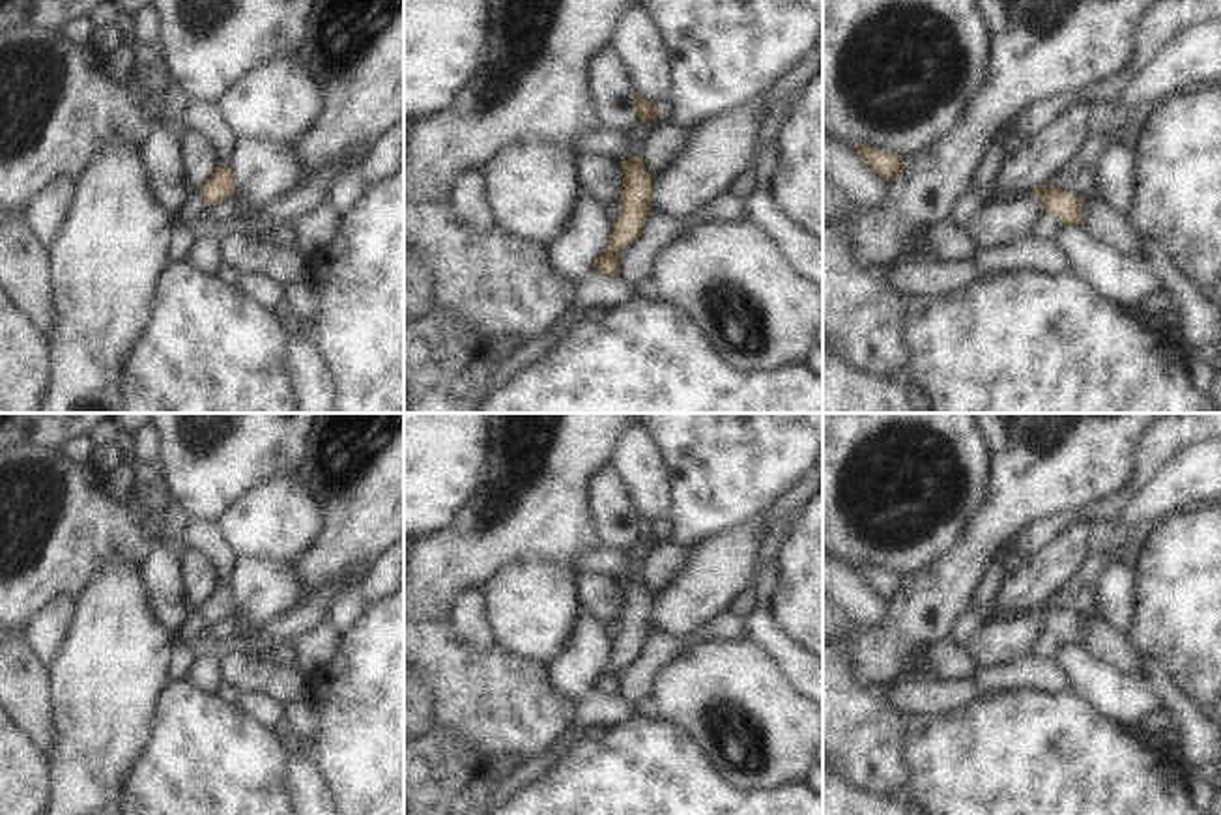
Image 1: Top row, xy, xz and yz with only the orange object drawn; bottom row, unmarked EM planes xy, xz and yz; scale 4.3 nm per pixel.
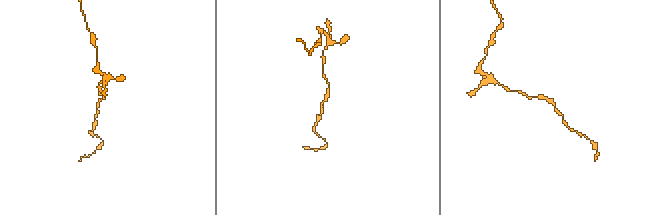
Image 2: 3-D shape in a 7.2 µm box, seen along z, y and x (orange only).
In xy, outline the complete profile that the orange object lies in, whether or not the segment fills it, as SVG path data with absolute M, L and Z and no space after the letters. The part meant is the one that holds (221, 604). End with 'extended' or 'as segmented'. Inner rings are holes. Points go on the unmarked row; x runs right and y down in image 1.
M228 583L217 585L208 602L200 608L200 615L209 626L224 617L234 615L236 611L237 604Z | as segmented

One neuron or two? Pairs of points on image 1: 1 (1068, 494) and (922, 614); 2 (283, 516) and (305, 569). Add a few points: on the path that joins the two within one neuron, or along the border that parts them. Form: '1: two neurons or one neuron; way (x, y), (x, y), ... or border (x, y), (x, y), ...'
1: one neuron; way (1029, 498), (973, 554), (958, 574)
2: two neurons; border (320, 514), (318, 535), (288, 563)

